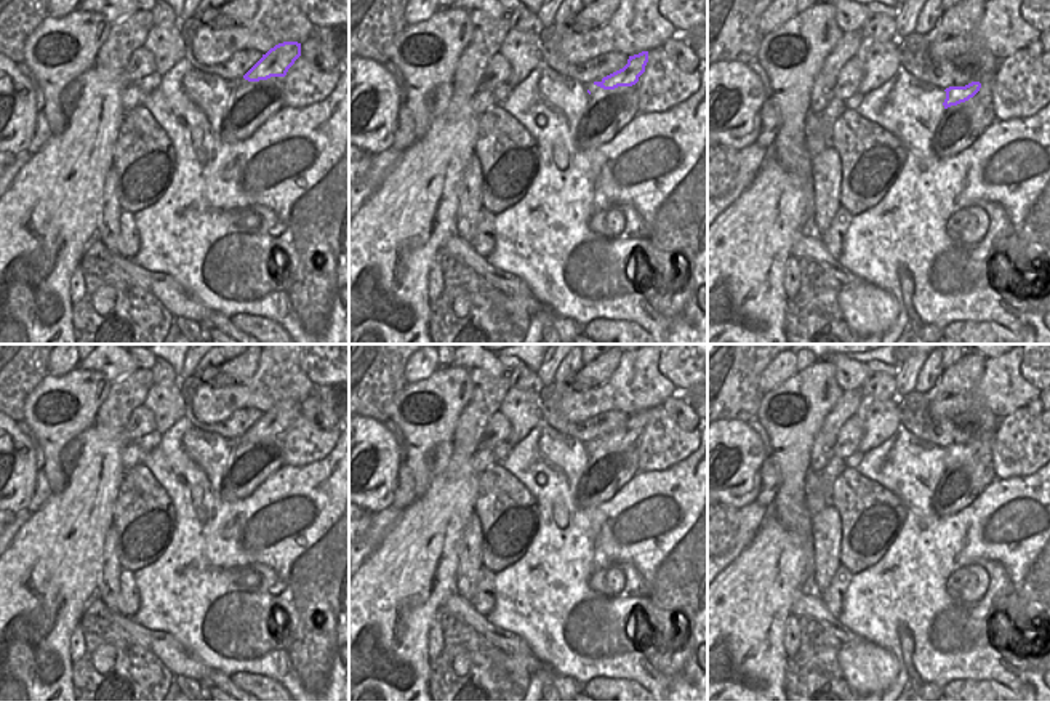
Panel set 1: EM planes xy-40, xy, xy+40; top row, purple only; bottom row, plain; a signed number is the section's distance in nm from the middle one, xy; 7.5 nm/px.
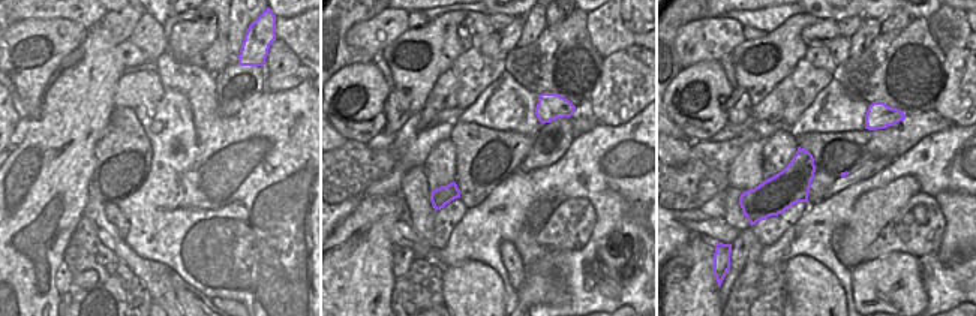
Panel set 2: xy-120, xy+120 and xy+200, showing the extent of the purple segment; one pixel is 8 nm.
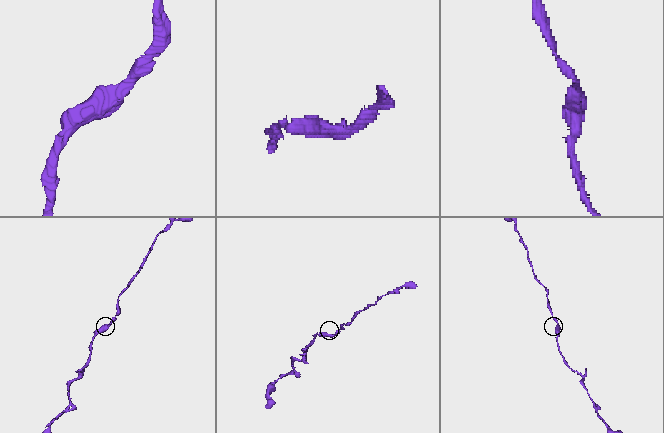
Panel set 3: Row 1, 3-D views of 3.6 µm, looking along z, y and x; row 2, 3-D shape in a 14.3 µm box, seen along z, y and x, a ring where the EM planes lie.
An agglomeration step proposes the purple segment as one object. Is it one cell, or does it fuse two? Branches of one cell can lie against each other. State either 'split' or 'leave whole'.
leave whole

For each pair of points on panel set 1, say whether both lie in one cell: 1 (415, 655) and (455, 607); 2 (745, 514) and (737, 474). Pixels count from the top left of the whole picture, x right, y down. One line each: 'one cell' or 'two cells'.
1: two cells
2: two cells

